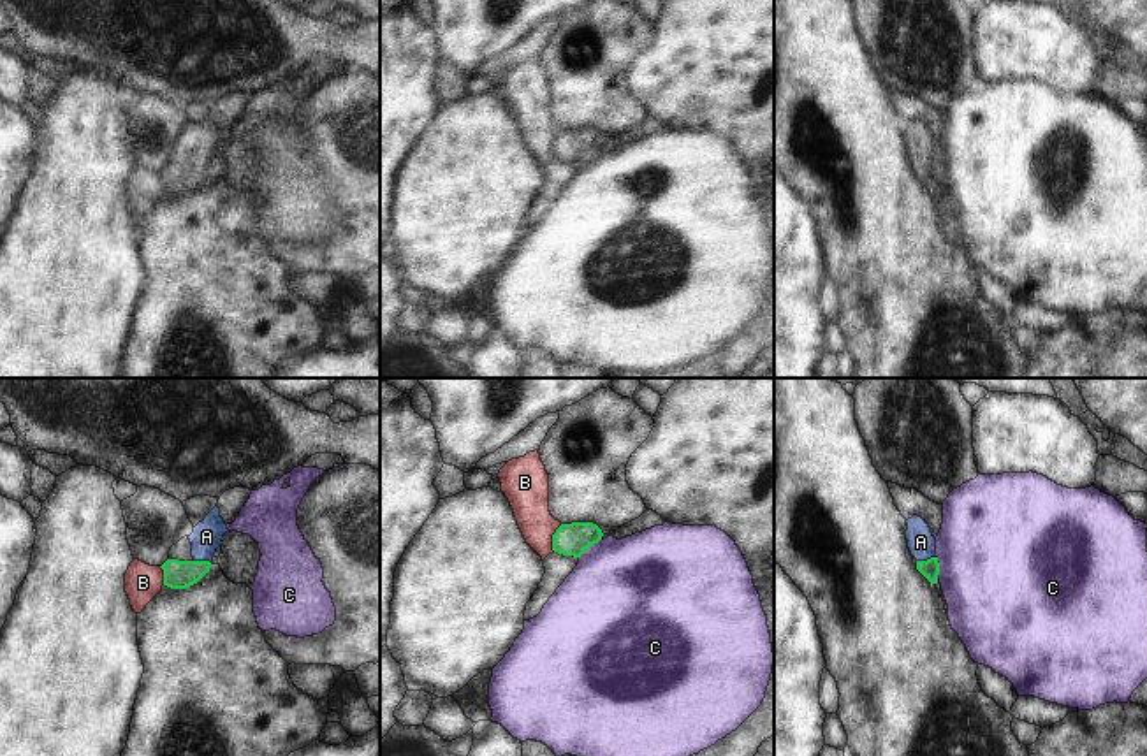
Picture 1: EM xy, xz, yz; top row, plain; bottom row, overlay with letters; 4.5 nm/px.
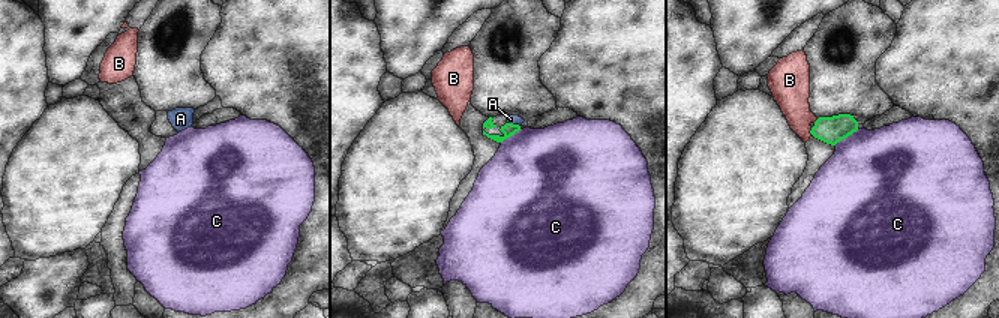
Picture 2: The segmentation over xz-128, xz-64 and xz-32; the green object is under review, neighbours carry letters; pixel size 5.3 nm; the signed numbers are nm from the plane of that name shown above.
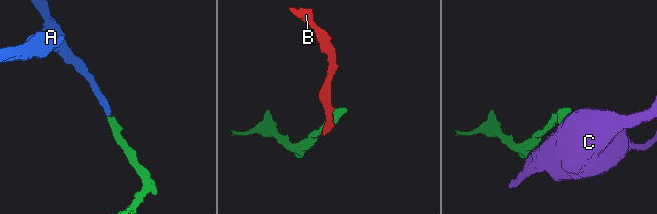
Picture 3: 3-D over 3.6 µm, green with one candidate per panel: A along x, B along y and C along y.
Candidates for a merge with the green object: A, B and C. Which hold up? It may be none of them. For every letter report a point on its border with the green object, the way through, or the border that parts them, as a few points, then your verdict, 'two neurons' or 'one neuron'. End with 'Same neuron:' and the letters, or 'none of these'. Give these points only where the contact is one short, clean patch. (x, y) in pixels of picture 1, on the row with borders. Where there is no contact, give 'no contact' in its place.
A: yz (927, 559) | across yz (929, 568), (927, 559), (920, 542) | one neuron
B: xz (553, 538) | along xz (562, 524), (553, 535), (553, 551) | two neurons
C: xz (590, 545) | along xz (600, 538), (579, 558) | two neurons
Same neuron: A

